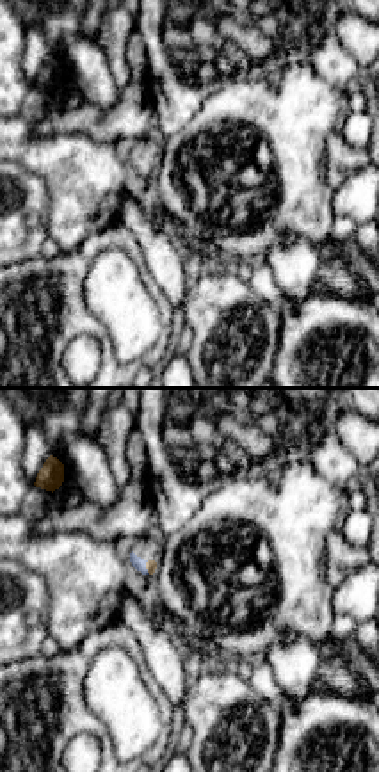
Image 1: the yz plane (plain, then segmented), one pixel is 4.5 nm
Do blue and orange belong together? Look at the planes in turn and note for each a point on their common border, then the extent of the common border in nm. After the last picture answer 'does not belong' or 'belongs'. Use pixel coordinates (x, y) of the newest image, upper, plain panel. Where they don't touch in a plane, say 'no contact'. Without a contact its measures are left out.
contact (145, 169); length 70 nm

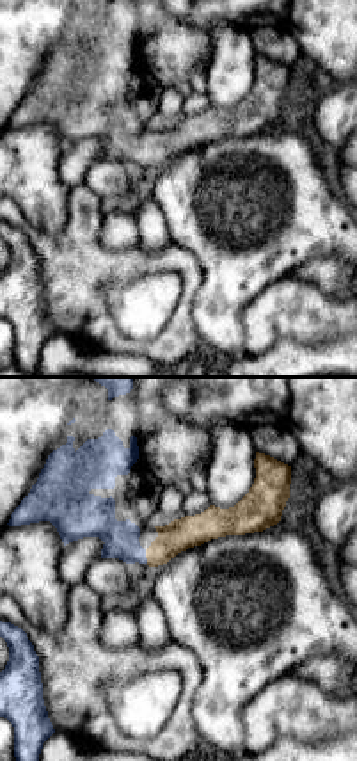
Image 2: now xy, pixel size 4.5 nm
contact (144, 159); length 70 nm

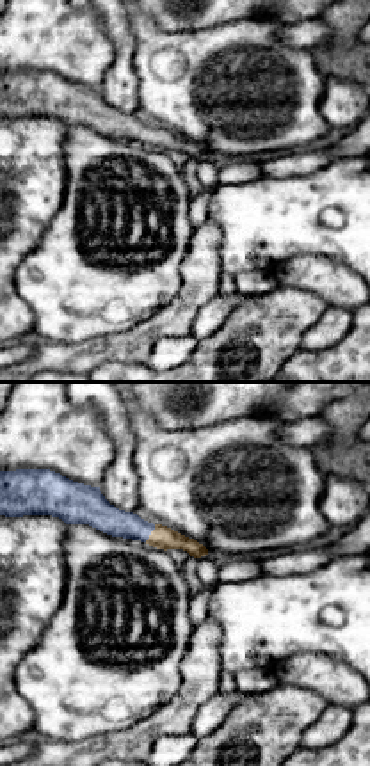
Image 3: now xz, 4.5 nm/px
contact (150, 135); length 90 nm

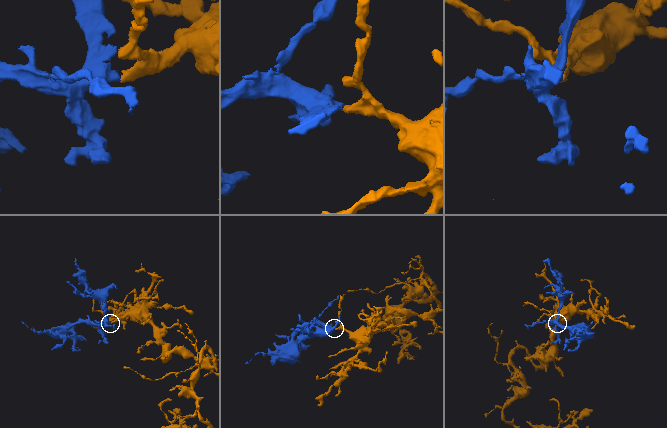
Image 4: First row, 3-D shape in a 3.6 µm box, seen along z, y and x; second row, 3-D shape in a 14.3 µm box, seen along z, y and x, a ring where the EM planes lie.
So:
belongs

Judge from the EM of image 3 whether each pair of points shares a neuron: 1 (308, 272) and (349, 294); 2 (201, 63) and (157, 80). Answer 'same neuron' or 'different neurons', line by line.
1: same neuron
2: same neuron

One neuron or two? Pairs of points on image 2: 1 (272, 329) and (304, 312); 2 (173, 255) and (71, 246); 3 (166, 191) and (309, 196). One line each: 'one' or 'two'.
1: one
2: one
3: one

